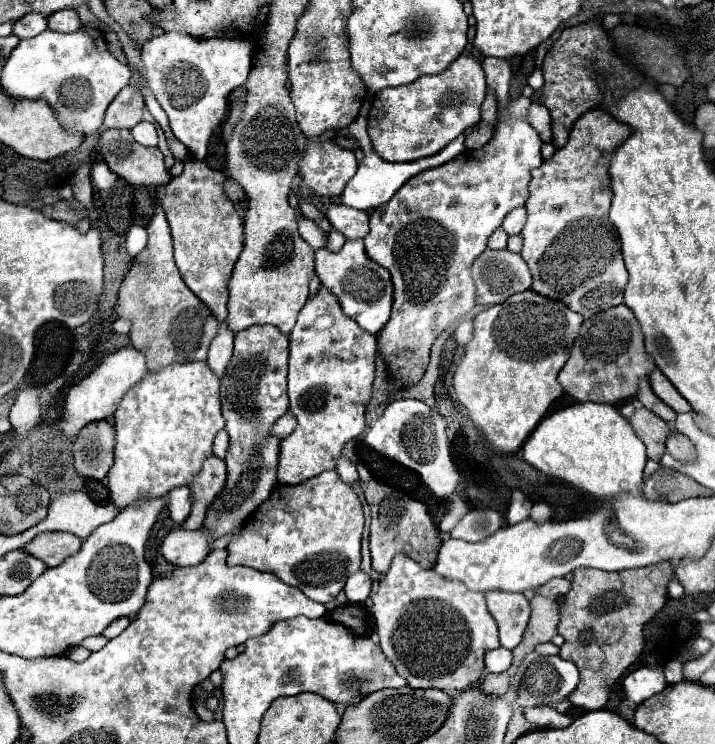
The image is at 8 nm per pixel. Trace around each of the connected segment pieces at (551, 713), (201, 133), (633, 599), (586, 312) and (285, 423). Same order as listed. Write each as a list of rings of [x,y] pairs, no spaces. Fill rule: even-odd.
[[[529,708],[525,712],[525,718],[535,728],[567,728],[573,722],[571,716],[561,714],[555,708]]]
[[[165,32],[143,47],[143,66],[149,66],[145,70],[149,88],[167,112],[173,134],[189,148],[193,158],[205,158],[209,138],[229,108],[229,94],[245,84],[251,70],[251,42],[245,38],[197,40],[183,32]]]
[[[669,562],[621,572],[591,568],[577,568],[573,572],[573,586],[561,608],[559,634],[565,638],[565,644],[559,656],[575,662],[581,672],[579,688],[569,696],[575,706],[585,710],[605,708],[611,686],[639,660],[645,646],[643,628],[665,606],[671,578],[673,568]]]
[[[589,110],[583,114],[569,136],[569,142],[555,152],[551,160],[545,160],[539,168],[531,172],[529,184],[529,200],[527,208],[527,224],[521,232],[523,236],[523,250],[521,256],[527,262],[533,274],[533,290],[567,304],[573,312],[579,312],[583,318],[591,318],[593,314],[617,306],[623,302],[623,290],[627,284],[627,268],[621,256],[621,240],[615,232],[615,226],[609,218],[611,206],[611,182],[607,176],[607,162],[611,152],[631,134],[627,124],[617,122],[609,112]]]
[[[287,412],[283,418],[279,418],[277,422],[275,422],[275,426],[273,426],[273,434],[277,436],[277,438],[285,438],[287,434],[291,434],[293,430],[295,430],[295,426],[297,426],[297,420],[295,420],[295,416],[291,414],[291,412]]]

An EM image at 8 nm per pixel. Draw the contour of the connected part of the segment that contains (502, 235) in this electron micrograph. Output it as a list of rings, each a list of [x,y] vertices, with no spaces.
[[[503,228],[495,230],[491,234],[491,238],[489,238],[489,248],[491,250],[503,250],[503,248],[507,248],[507,238],[509,238],[509,234]]]

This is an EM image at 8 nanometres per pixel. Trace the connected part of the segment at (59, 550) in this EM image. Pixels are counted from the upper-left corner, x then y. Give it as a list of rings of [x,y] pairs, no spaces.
[[[43,532],[35,536],[27,546],[25,552],[33,554],[35,558],[47,562],[47,566],[59,566],[65,558],[79,552],[83,540],[75,534],[65,532]]]

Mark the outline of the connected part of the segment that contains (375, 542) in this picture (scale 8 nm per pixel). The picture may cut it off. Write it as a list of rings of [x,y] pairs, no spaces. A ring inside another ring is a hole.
[[[377,480],[361,482],[361,488],[365,492],[365,500],[371,506],[371,558],[373,558],[373,570],[375,572],[387,572],[393,556],[397,552],[405,552],[423,568],[429,568],[437,560],[437,550],[441,546],[439,530],[433,524],[427,506],[419,500],[413,500],[409,496],[397,498],[395,490],[391,486],[385,486]]]

